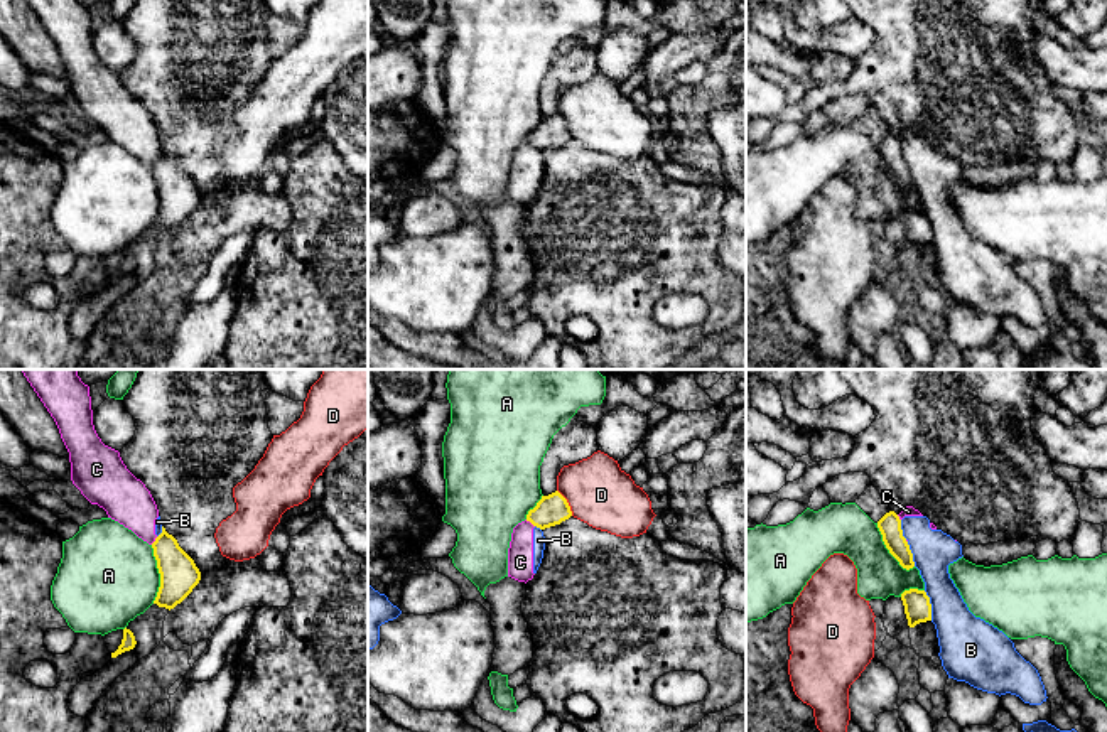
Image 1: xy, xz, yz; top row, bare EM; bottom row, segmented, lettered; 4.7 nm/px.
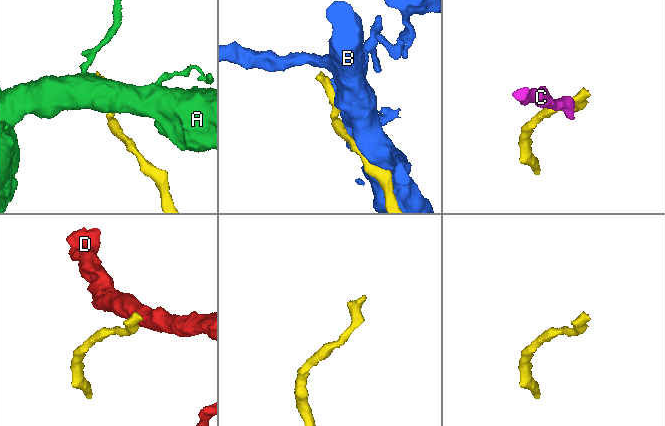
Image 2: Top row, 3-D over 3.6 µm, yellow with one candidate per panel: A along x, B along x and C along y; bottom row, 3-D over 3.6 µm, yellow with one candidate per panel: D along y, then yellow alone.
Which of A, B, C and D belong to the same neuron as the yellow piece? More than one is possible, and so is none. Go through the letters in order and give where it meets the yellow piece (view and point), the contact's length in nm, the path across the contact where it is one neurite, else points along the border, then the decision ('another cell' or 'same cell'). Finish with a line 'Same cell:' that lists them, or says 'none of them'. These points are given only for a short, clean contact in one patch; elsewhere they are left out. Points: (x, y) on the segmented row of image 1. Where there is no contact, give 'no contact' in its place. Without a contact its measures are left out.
A: xy (159, 572) | 280 nm | another cell
B: yz (930, 606) | 150 nm | another cell
C: xz (530, 522) | 60 nm | along xz (525, 520), (534, 527) | another cell
D: xz (567, 503) | 150 nm | along xz (557, 489), (572, 515) | another cell
Same cell: none of them

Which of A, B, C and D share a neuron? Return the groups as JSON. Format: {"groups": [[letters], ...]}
{"groups": [["A"], ["B", "C"], ["D"]]}

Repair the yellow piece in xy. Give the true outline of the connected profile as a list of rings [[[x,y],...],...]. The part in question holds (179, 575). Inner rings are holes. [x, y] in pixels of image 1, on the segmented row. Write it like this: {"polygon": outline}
{"polygon": [[[164,526],[152,548],[160,573],[160,587],[154,604],[170,611],[199,584],[201,572]]]}

